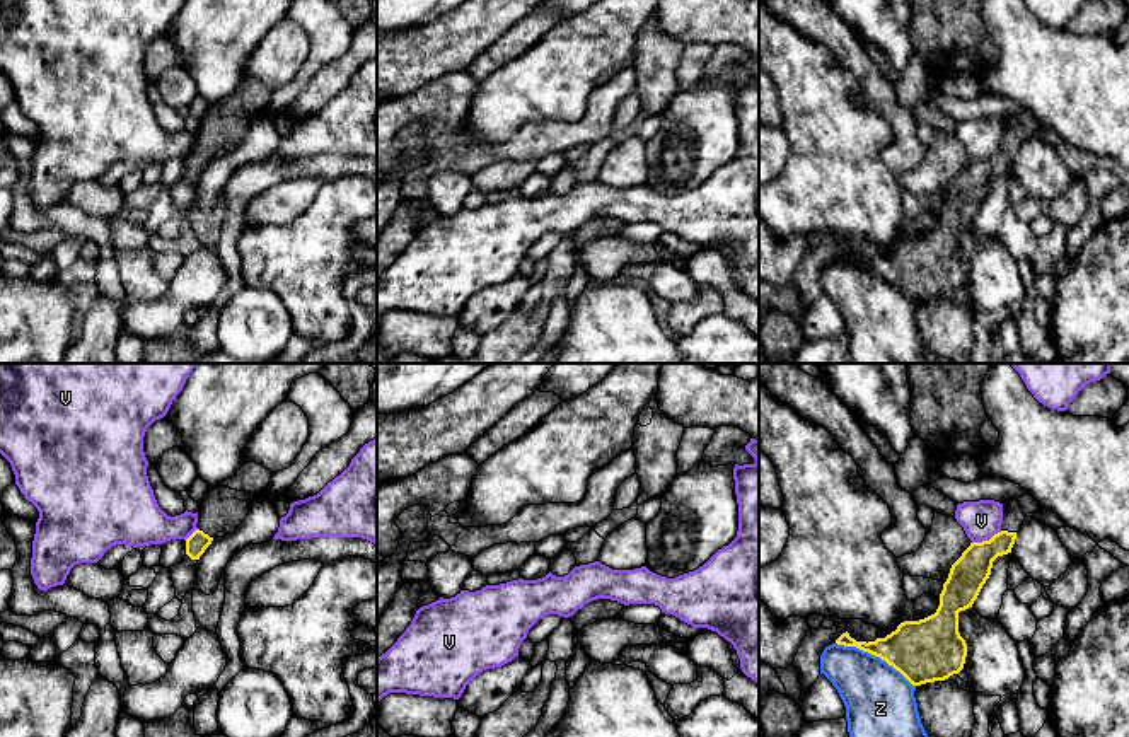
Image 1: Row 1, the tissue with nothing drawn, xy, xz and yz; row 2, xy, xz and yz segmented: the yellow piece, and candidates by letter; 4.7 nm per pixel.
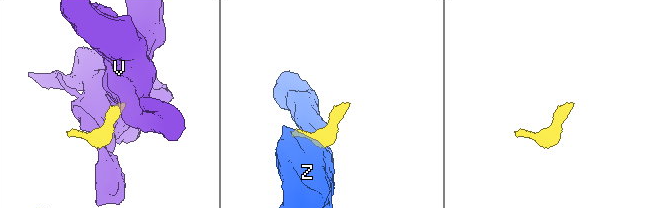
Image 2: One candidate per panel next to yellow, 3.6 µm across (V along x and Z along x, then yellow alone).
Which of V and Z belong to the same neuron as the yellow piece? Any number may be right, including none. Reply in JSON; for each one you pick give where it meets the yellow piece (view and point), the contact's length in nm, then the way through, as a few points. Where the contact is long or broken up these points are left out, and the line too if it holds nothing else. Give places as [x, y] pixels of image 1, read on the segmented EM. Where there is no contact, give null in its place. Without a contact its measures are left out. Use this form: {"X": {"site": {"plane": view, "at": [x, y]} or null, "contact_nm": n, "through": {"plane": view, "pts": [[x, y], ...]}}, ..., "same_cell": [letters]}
{"same_cell": []}

